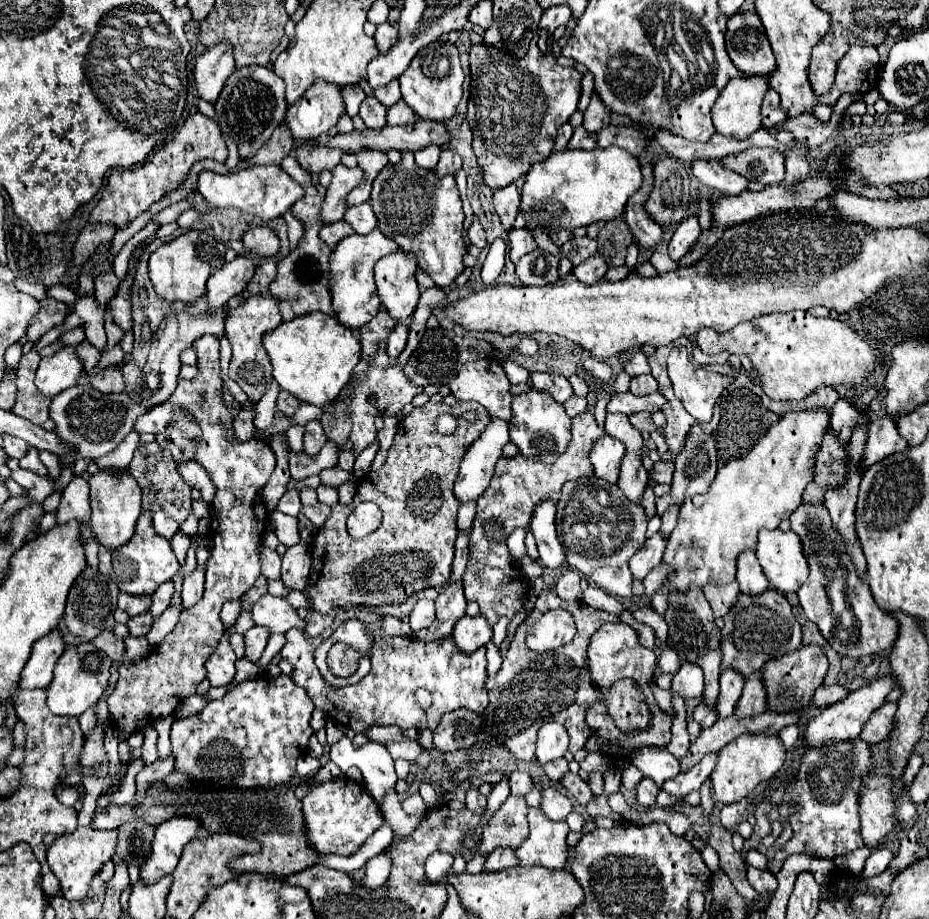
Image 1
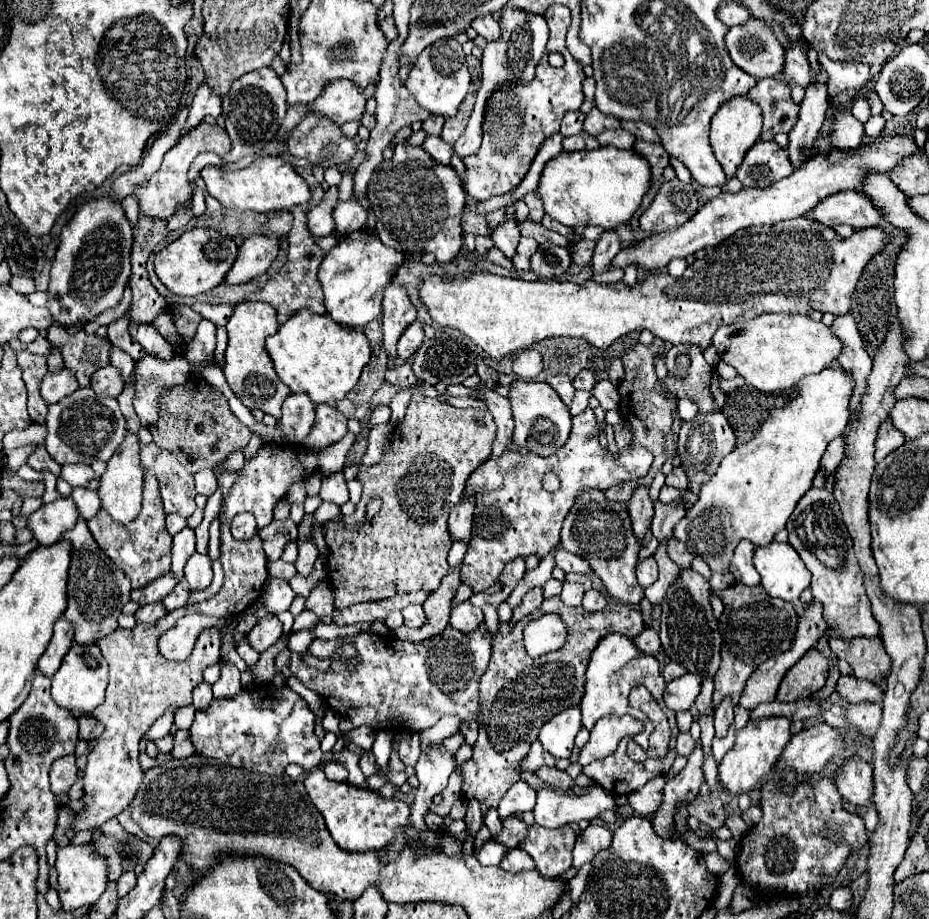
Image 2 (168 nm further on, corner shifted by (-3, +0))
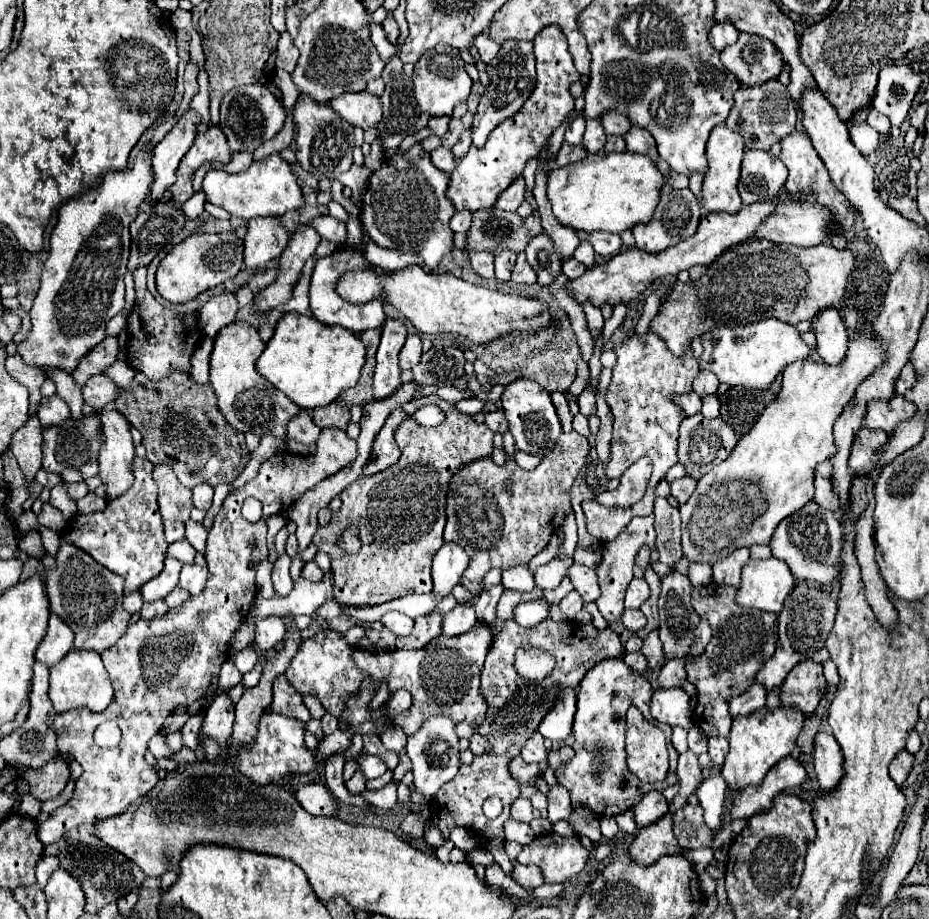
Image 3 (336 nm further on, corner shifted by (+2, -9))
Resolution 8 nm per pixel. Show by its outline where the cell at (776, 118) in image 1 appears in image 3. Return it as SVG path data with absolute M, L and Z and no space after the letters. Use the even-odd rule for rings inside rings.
M778 80L764 82L760 86L740 86L734 94L734 106L726 120L726 126L744 138L746 148L770 150L774 142L780 142L790 130L796 128L796 104L788 94L788 88Z

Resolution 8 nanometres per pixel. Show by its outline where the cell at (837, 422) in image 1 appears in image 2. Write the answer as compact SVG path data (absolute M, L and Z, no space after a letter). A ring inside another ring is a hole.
M839 435L839 437L835 437L835 439L829 443L829 447L827 447L825 455L823 455L821 469L825 471L825 475L829 475L829 473L841 463L843 453L845 453L845 439L843 439L843 435Z

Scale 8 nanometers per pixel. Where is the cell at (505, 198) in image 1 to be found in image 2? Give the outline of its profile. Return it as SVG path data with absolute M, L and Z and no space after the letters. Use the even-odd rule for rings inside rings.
M507 219L507 221L503 221L503 223L499 223L495 227L495 231L493 231L491 237L495 241L495 247L501 249L511 259L513 253L515 253L517 243L519 243L519 237L521 237L519 223L515 219Z

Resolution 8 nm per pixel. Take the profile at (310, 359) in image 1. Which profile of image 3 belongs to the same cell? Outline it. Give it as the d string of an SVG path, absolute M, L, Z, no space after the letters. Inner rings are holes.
M288 312L276 322L274 336L260 354L256 370L302 410L312 410L328 406L346 388L352 388L360 378L364 358L366 348L354 332L342 326L326 326L310 316Z

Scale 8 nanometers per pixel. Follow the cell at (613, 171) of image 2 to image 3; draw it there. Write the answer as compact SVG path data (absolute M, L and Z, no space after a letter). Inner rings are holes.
M598 152L588 154L584 160L568 164L564 168L552 168L548 176L548 200L552 204L556 220L560 220L562 224L568 224L576 230L584 230L588 234L596 230L620 234L636 224L650 222L650 216L654 214L654 208L660 200L662 184L664 176L648 156L632 152Z

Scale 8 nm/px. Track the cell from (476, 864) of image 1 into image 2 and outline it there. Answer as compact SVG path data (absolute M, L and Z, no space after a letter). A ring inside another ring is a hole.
M489 839L483 843L483 847L479 851L475 851L475 857L481 865L499 865L499 861L505 853L507 853L505 845L499 845L497 841Z

